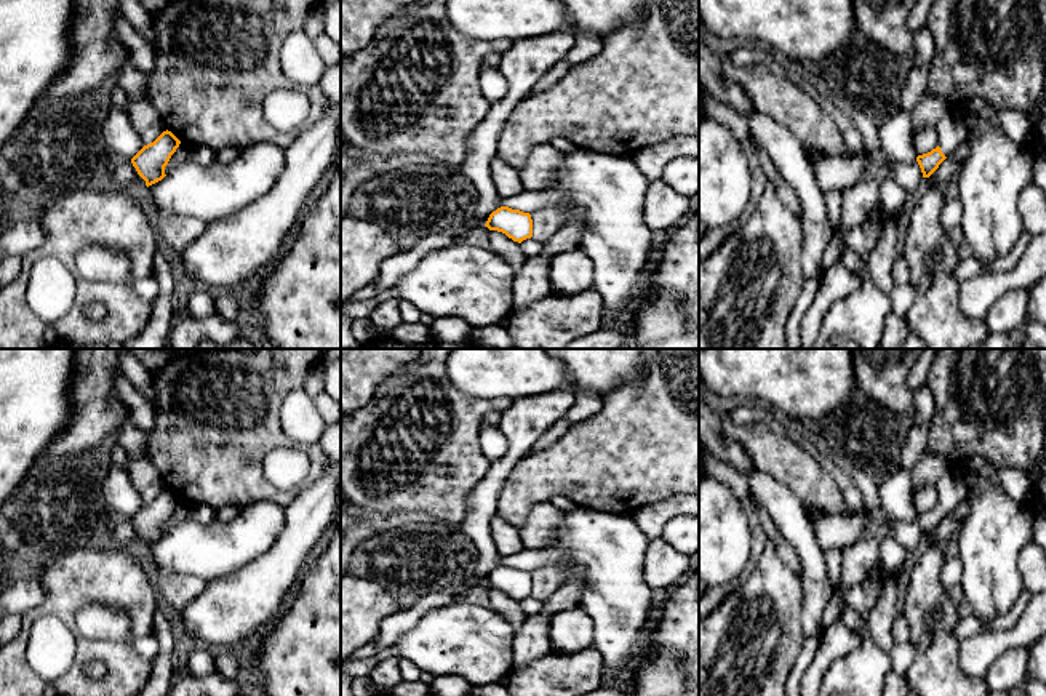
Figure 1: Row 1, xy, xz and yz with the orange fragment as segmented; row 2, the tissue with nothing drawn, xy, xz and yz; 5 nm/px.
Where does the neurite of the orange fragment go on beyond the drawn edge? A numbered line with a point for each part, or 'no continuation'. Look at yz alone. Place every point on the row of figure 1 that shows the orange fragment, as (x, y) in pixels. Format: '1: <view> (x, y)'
1: yz (952, 133)

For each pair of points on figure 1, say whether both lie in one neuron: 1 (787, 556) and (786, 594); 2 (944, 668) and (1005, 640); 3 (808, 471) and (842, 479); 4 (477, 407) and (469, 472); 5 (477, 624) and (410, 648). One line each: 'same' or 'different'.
1: different
2: different
3: different
4: same
5: same

